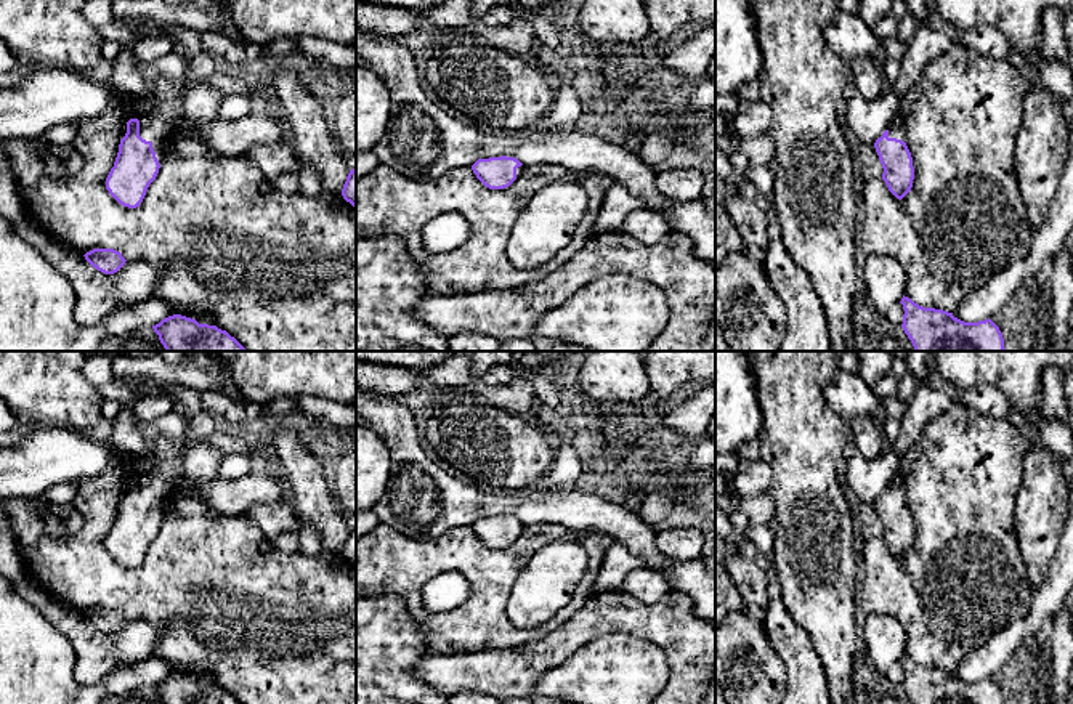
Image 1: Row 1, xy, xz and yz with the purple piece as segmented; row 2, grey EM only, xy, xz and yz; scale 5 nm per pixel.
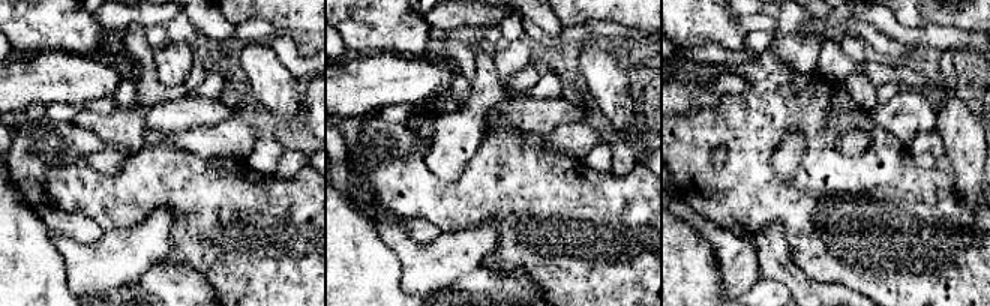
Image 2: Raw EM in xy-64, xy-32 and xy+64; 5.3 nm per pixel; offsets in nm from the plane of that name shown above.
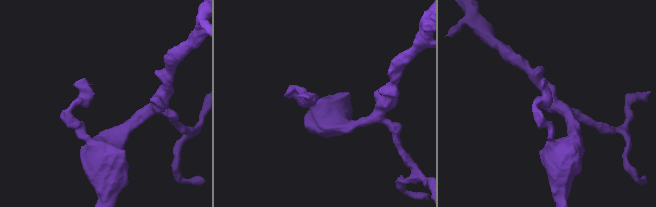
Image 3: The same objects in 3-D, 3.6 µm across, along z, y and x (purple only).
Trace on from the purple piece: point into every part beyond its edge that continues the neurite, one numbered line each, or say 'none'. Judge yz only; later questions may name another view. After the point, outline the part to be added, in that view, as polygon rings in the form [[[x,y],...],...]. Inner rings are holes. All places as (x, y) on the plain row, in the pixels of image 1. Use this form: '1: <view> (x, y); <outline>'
1: yz (895, 488); [[[900,476],[892,479],[887,489],[889,489],[889,497],[897,497],[897,499],[905,500],[905,486]]]

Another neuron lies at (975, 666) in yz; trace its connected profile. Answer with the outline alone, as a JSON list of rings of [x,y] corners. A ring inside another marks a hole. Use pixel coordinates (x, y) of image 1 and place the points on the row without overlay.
[[[1073,478],[1068,481],[1067,516],[1055,558],[1041,587],[1033,589],[1030,611],[993,633],[953,670],[964,682],[990,678],[1006,669],[1035,637],[1047,617],[1054,617],[1073,587]]]

